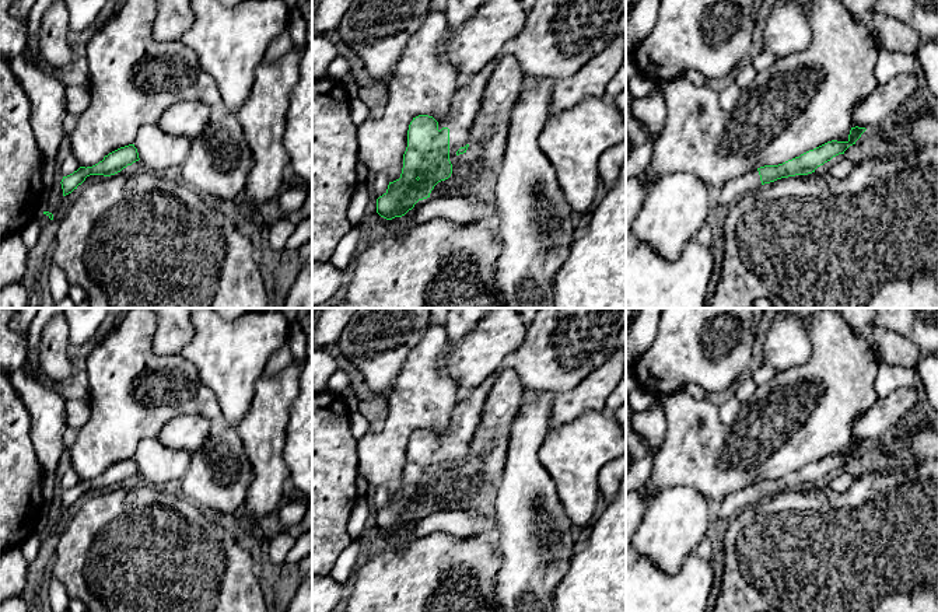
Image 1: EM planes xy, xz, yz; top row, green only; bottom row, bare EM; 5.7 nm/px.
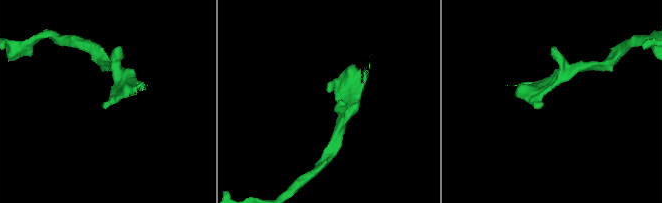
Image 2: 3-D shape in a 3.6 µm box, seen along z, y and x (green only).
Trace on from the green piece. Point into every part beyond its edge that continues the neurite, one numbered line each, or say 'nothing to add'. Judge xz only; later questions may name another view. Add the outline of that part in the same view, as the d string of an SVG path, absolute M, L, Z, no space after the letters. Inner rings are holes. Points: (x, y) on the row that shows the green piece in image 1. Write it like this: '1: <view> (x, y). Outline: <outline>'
1: xz (465, 104). Outline: M504 55L491 60L480 71L462 77L462 81L452 98L452 104L447 115L437 120L438 130L449 129L449 161L454 162L456 151L470 144L470 126L479 111L484 87L494 71L497 63Z

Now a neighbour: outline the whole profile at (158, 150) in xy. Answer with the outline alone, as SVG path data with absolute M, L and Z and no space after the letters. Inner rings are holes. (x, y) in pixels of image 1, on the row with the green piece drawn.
M143 125L134 140L144 169L160 174L167 168L183 165L190 151L190 139L164 132L157 125Z

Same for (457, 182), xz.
M470 144L463 154L454 158L452 174L448 179L438 182L430 193L431 199L449 197L449 196L469 196L466 190L466 178L469 171L466 162L472 157Z

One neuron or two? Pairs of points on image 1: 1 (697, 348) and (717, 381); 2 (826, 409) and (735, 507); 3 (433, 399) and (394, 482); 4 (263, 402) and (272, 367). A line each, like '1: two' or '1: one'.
1: one
2: two
3: one
4: two

